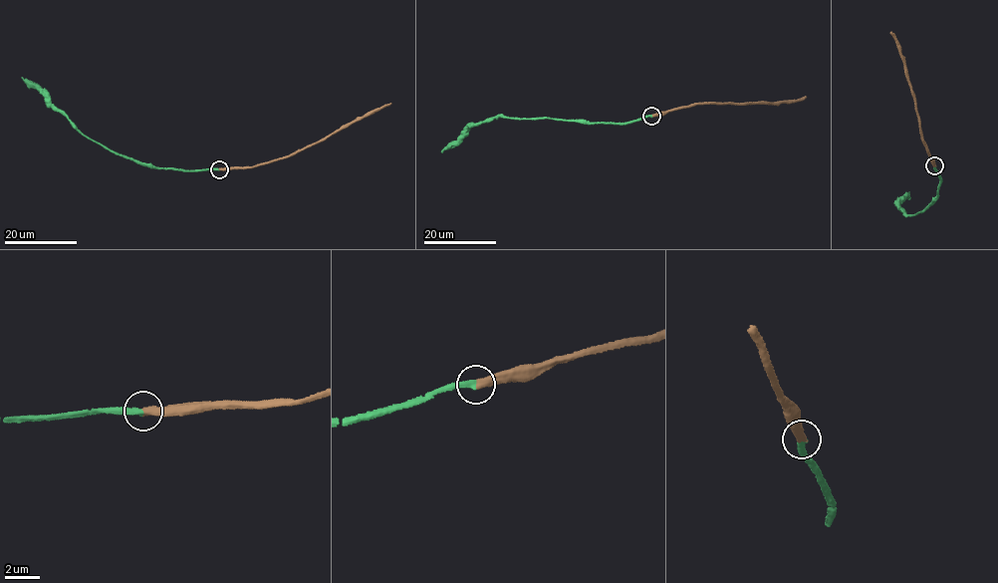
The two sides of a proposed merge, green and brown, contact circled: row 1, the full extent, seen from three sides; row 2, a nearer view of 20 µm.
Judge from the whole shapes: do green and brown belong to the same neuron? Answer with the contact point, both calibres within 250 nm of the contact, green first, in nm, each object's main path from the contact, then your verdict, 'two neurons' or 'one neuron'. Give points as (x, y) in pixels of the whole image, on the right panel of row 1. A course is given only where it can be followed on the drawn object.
(934, 165) | 360/440 nm | green via (934, 166), (940, 180), (935, 200), (921, 213), (910, 216), (904, 212), (899, 201), (908, 192) | brown via (934, 166), (923, 140), (896, 39), (891, 32) | one neuron

